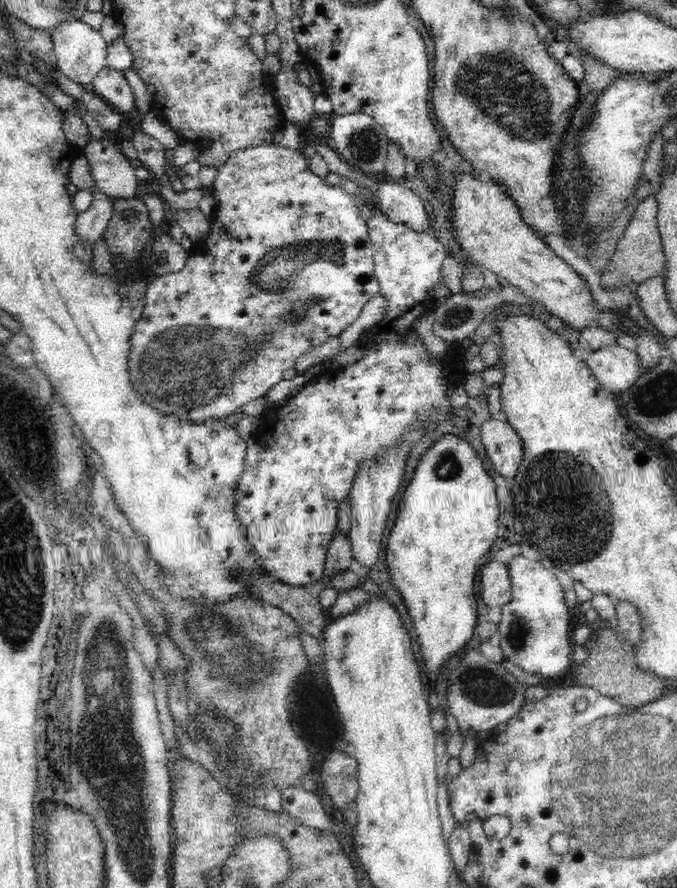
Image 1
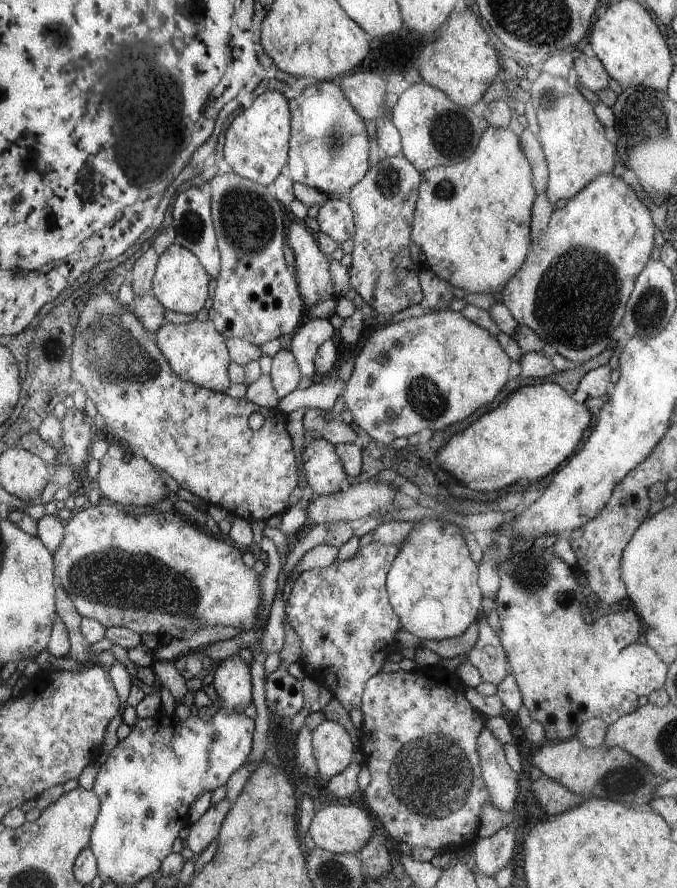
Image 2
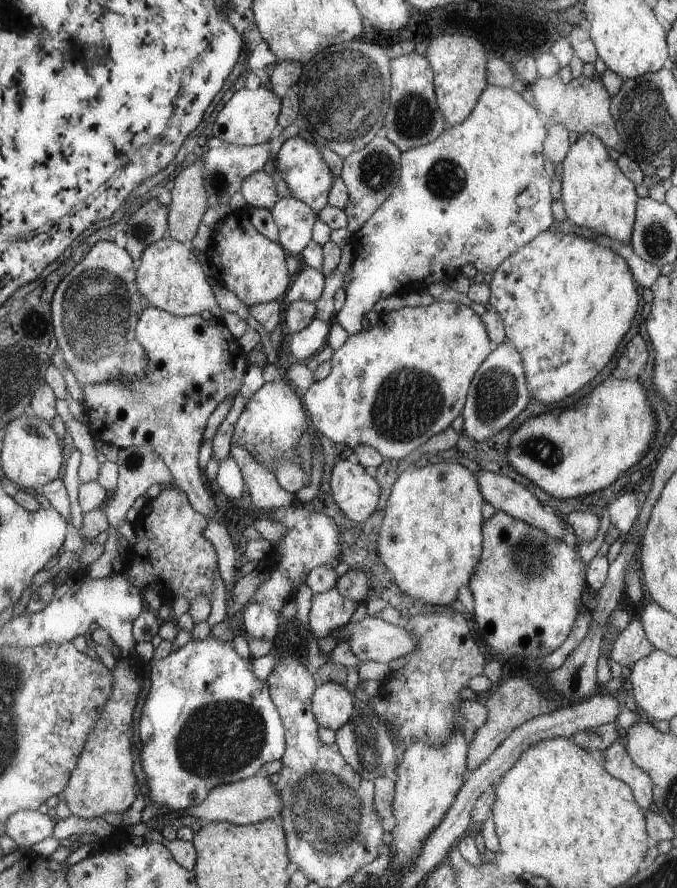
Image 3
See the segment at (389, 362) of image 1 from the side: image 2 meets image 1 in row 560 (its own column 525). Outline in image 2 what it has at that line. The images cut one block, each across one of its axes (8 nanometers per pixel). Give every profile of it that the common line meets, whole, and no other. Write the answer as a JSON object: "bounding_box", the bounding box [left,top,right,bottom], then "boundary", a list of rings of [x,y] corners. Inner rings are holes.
{"bounding_box":[502,173,654,364],"boundary":[[[613,173],[601,174],[589,182],[576,197],[572,197],[569,202],[566,202],[564,208],[554,209],[551,214],[547,229],[540,236],[540,240],[536,241],[529,248],[530,262],[526,262],[526,266],[521,266],[521,269],[509,280],[509,284],[505,286],[502,293],[503,304],[512,313],[514,320],[518,325],[529,326],[536,334],[544,340],[549,351],[561,354],[567,360],[577,362],[578,364],[585,363],[591,358],[600,354],[604,349],[608,348],[610,344],[610,334],[612,330],[620,324],[624,314],[629,298],[636,288],[636,280],[642,272],[644,272],[646,265],[650,262],[652,256],[652,248],[654,248],[654,224],[652,224],[652,215],[650,210],[638,200],[636,192],[632,190],[630,184],[626,184],[622,177],[618,177]]]}

